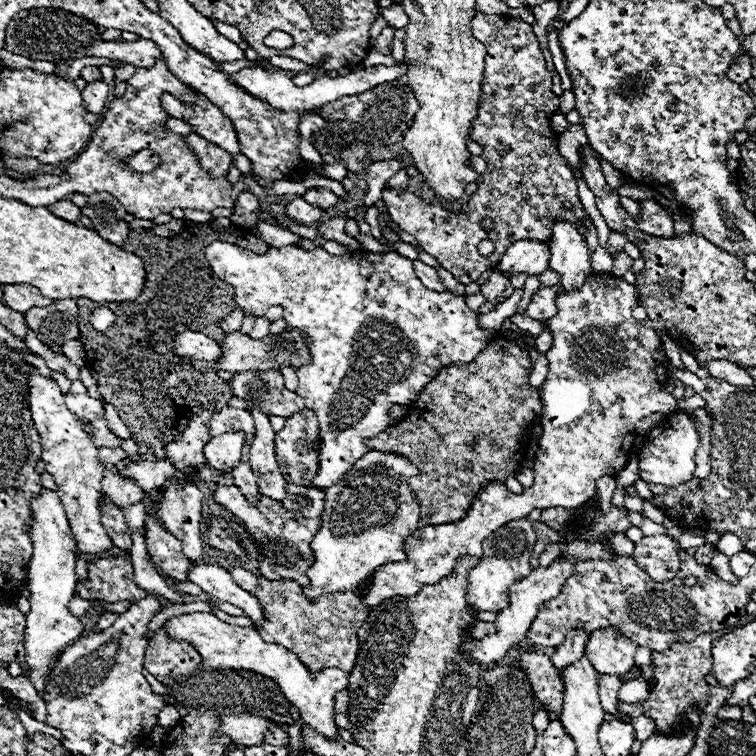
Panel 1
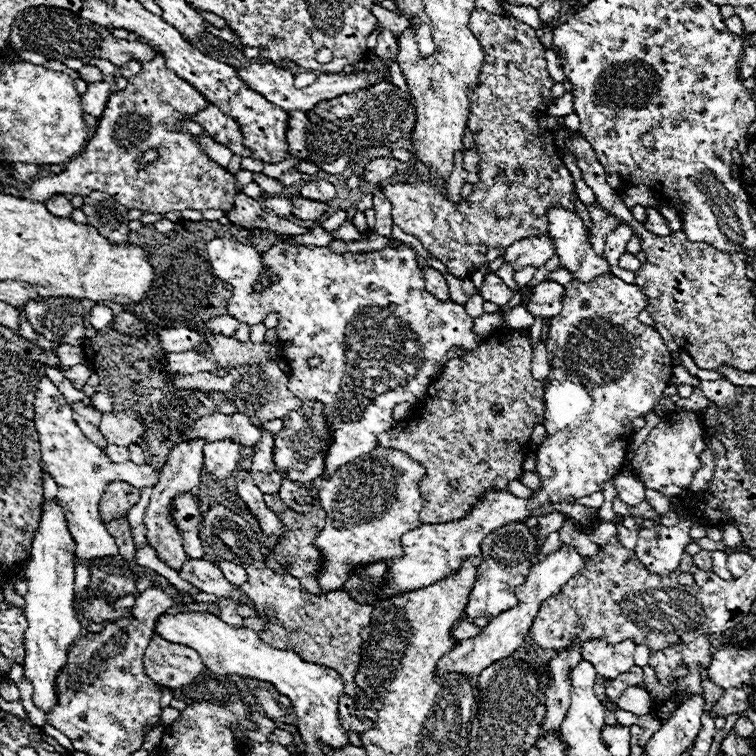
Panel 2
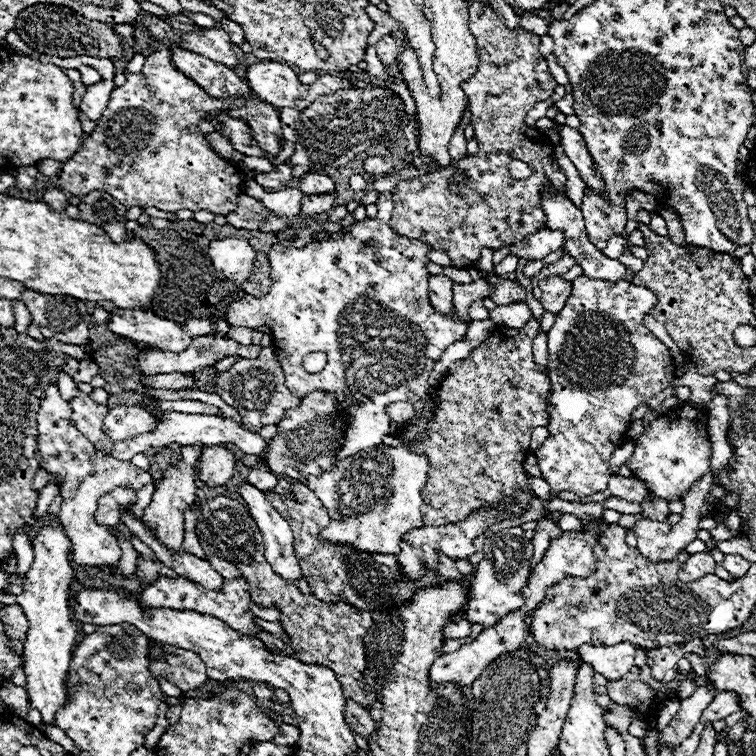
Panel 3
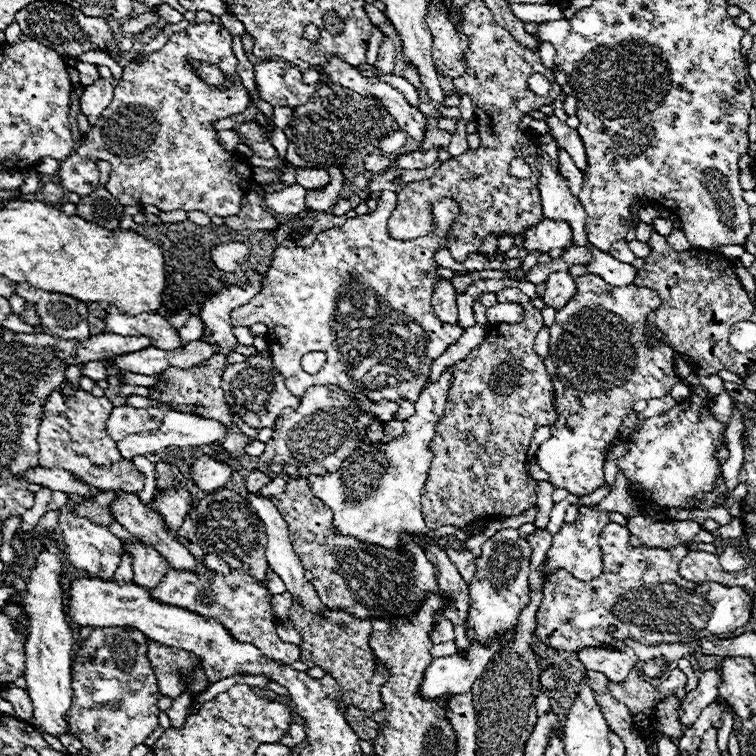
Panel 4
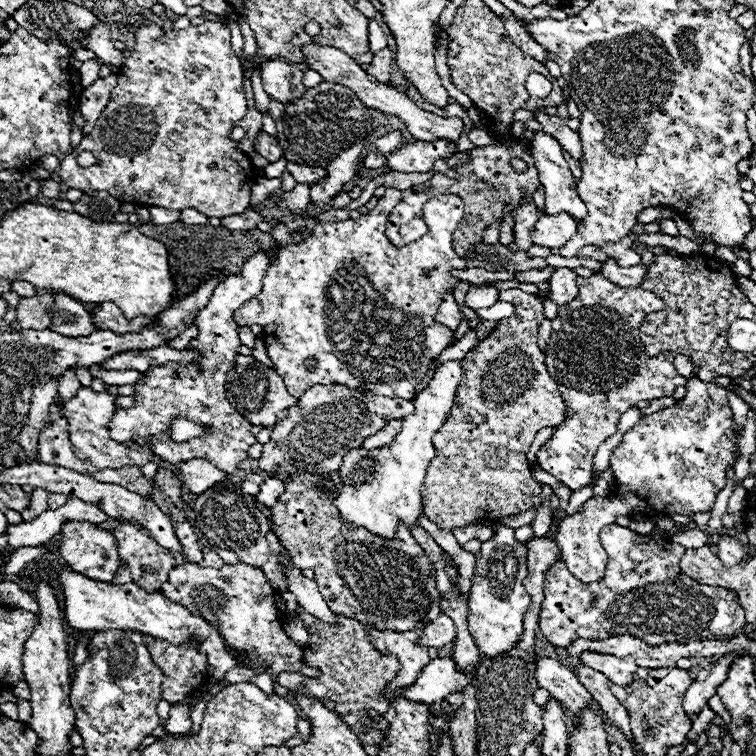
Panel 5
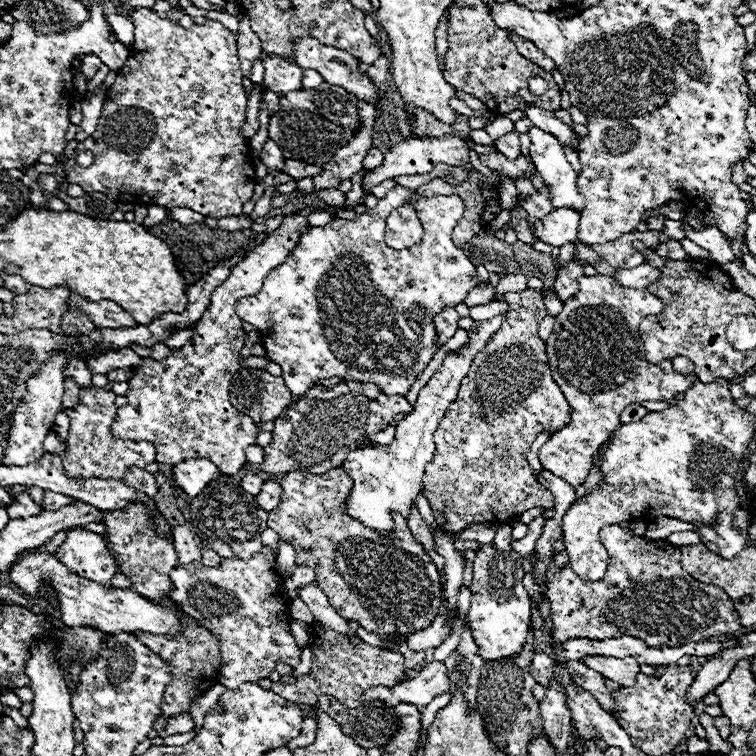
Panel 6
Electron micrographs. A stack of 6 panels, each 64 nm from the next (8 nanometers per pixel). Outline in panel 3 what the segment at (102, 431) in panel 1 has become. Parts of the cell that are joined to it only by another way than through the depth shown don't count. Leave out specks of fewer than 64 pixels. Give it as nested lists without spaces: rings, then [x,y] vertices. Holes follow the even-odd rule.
[[[112,408],[104,418],[104,432],[108,432],[112,442],[150,432],[152,428],[156,428],[156,418],[152,412],[142,408]]]

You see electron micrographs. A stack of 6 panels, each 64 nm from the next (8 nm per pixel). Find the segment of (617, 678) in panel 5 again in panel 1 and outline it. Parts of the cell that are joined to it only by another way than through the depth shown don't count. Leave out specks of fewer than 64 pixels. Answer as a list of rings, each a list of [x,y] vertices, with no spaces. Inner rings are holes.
[[[614,628],[592,632],[584,656],[592,662],[596,672],[622,676],[634,668],[636,644],[628,638],[616,638]]]

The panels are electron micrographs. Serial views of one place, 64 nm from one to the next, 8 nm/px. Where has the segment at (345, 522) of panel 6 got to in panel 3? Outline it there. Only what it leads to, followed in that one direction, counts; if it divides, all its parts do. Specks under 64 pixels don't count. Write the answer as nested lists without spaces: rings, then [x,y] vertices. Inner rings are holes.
[[[302,482],[292,483],[292,496],[283,496],[266,492],[266,498],[270,504],[286,518],[294,535],[294,552],[302,560],[300,568],[302,574],[310,578],[310,592],[320,598],[322,602],[338,602],[344,600],[356,610],[388,610],[394,606],[402,606],[412,600],[412,596],[428,586],[436,586],[438,578],[432,570],[428,570],[420,580],[410,582],[400,564],[398,558],[392,554],[366,554],[358,552],[352,546],[346,544],[332,544],[322,542],[320,532],[330,524],[328,510],[322,506],[322,502],[310,492],[308,486]]]

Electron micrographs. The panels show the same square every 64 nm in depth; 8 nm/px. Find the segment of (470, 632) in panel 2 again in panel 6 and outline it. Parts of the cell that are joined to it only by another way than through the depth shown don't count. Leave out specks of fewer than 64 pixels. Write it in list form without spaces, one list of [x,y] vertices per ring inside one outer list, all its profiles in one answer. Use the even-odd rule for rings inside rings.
[[[440,614],[434,622],[432,622],[432,626],[428,626],[428,628],[424,628],[424,630],[420,630],[420,632],[416,632],[416,634],[396,634],[394,638],[398,638],[400,642],[404,640],[404,642],[408,642],[408,648],[410,650],[416,650],[416,652],[420,652],[420,650],[426,650],[426,648],[436,648],[436,646],[440,646],[448,636],[450,636],[450,628],[446,628],[444,626],[444,620],[446,620],[446,614]]]

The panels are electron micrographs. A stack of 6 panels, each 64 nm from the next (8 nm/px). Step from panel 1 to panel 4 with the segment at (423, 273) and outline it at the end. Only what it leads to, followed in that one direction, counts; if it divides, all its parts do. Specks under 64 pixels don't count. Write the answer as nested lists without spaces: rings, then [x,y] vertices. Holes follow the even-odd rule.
[[[442,280],[436,284],[436,292],[432,298],[432,306],[436,312],[436,318],[446,324],[458,322],[458,306],[456,306],[456,292],[454,286],[448,280]]]

